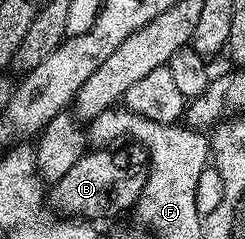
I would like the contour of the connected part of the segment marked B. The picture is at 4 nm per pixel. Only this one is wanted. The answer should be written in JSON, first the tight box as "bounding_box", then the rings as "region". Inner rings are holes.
{"bounding_box":[46,143,148,219],"region":[[[128,143],[118,148],[98,147],[85,153],[62,179],[51,182],[46,201],[57,214],[69,219],[108,217],[111,213],[124,213],[127,209],[129,212],[142,195],[147,178],[148,152],[143,145]]]}

